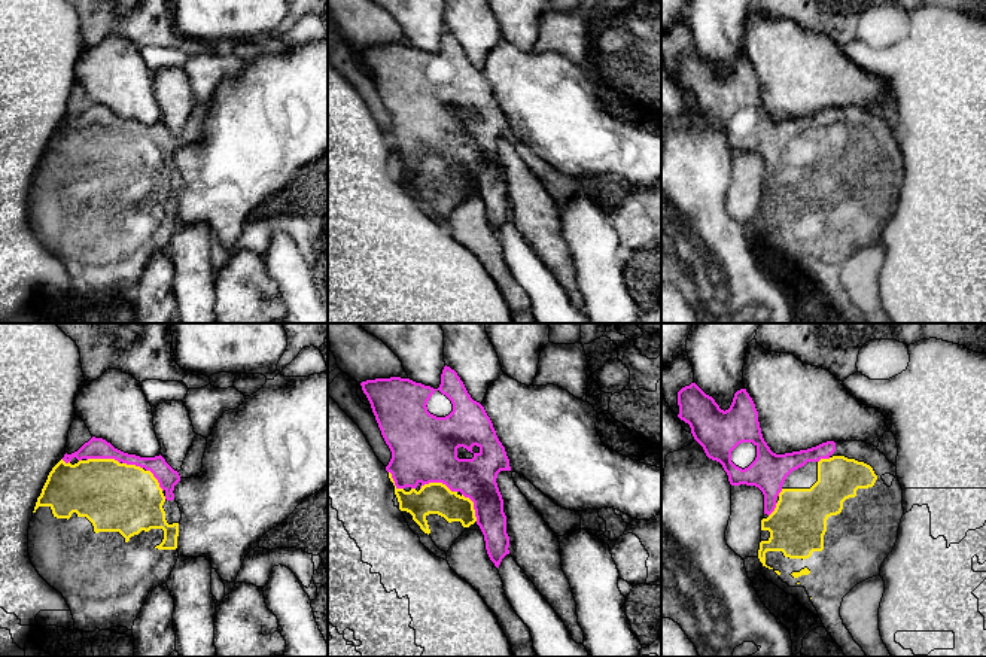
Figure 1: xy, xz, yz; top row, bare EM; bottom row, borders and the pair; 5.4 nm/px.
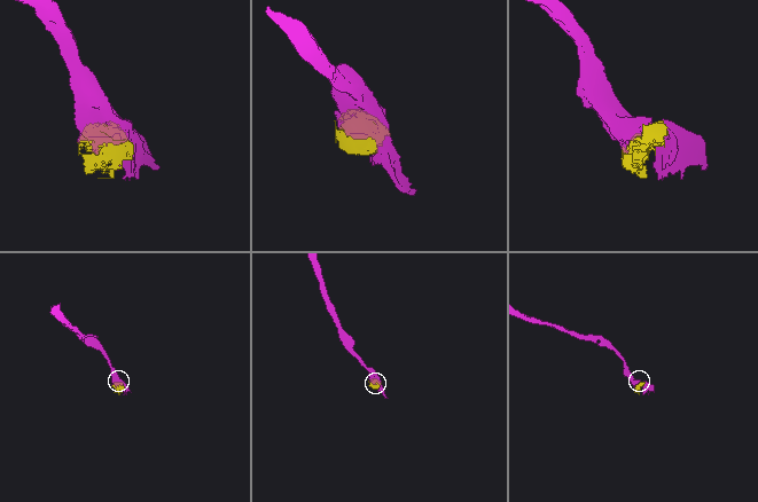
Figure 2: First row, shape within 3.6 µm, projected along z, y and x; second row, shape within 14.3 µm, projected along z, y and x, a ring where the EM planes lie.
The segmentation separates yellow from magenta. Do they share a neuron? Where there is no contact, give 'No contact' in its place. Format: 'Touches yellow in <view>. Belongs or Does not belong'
Touches yellow in xz. Belongs

